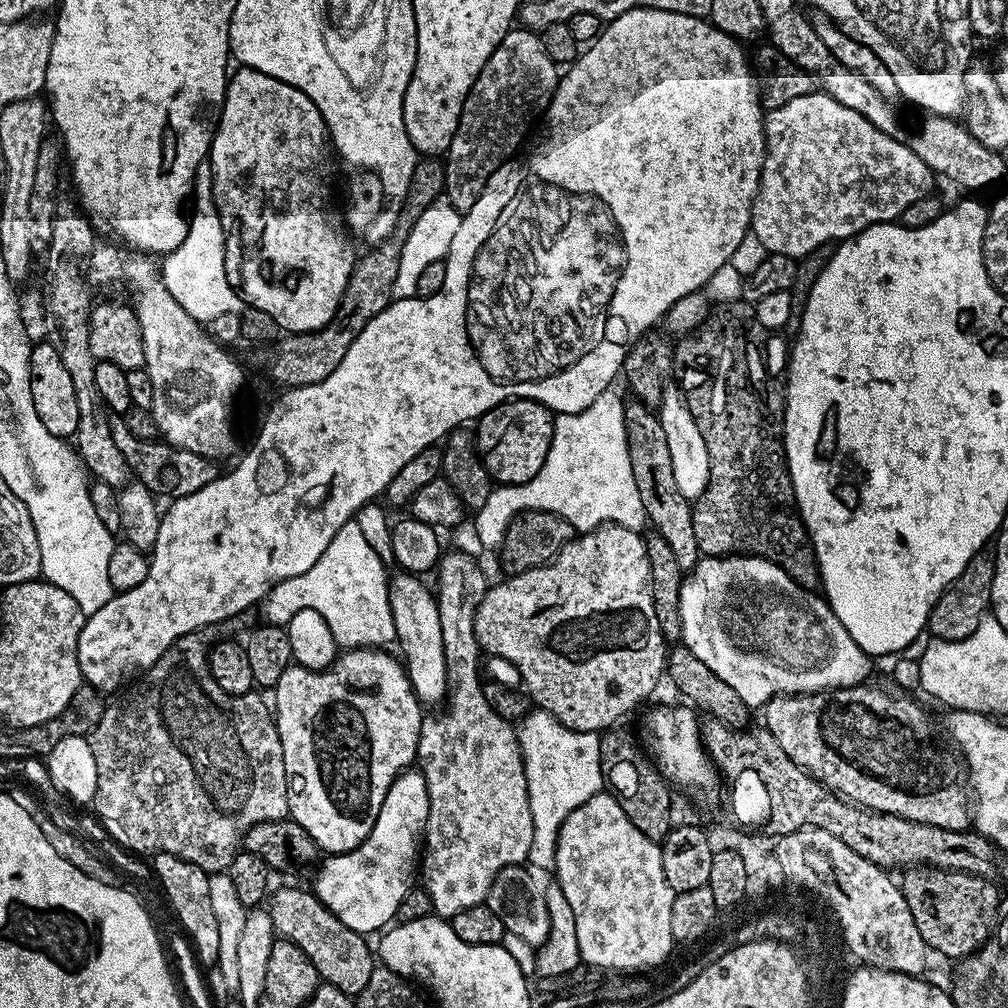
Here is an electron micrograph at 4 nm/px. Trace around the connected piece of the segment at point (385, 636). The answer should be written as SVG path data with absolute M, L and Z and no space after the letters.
M350 522L334 534L322 558L318 558L306 574L286 578L272 587L262 604L263 619L269 624L286 626L300 610L316 610L341 649L383 649L396 639L388 597L389 579L389 569L366 542L361 527Z

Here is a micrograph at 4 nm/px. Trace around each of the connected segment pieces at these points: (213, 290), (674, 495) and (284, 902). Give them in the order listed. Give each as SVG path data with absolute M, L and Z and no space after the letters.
M207 167L196 171L194 201L196 213L191 213L188 233L173 252L167 253L162 260L162 282L176 297L178 306L186 310L195 320L209 322L219 316L239 313L242 297L233 285L228 283L228 269L224 266L224 227L220 221L220 211L212 198L212 174Z
M629 399L624 406L626 446L630 454L630 470L634 474L634 486L638 486L638 498L644 507L644 515L654 532L666 540L675 561L683 570L691 570L701 557L695 542L692 507L674 479L674 466L670 459L670 446L666 446L666 433L662 430L659 415L647 408L641 400Z
M280 888L275 892L276 889L270 896L270 911L272 913L272 921L276 927L277 937L292 940L294 946L298 946L298 950L302 950L302 954L306 954L306 958L310 958L310 962L314 962L314 970L318 970L318 974L323 983L334 986L338 990L342 990L342 994L353 998L359 996L362 990L366 990L366 982L370 982L370 974L374 967L374 952L366 948L363 935L354 930L350 930L350 926L342 923L341 920L316 897L315 891L308 889L307 892L304 888Z

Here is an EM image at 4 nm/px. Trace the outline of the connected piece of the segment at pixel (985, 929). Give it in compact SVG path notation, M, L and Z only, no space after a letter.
M927 866L909 867L903 876L902 891L906 906L910 906L910 914L914 914L914 922L933 953L941 952L953 962L959 962L988 941L996 925L1002 895L993 881L983 880L974 874Z

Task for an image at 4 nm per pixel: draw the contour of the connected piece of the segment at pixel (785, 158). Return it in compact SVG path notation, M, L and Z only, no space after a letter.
M823 90L771 109L764 117L764 141L764 169L752 204L750 232L768 254L809 256L818 246L843 242L871 224L895 221L908 206L933 191L934 173L914 150L890 138L890 134L866 122L858 110L842 106Z

